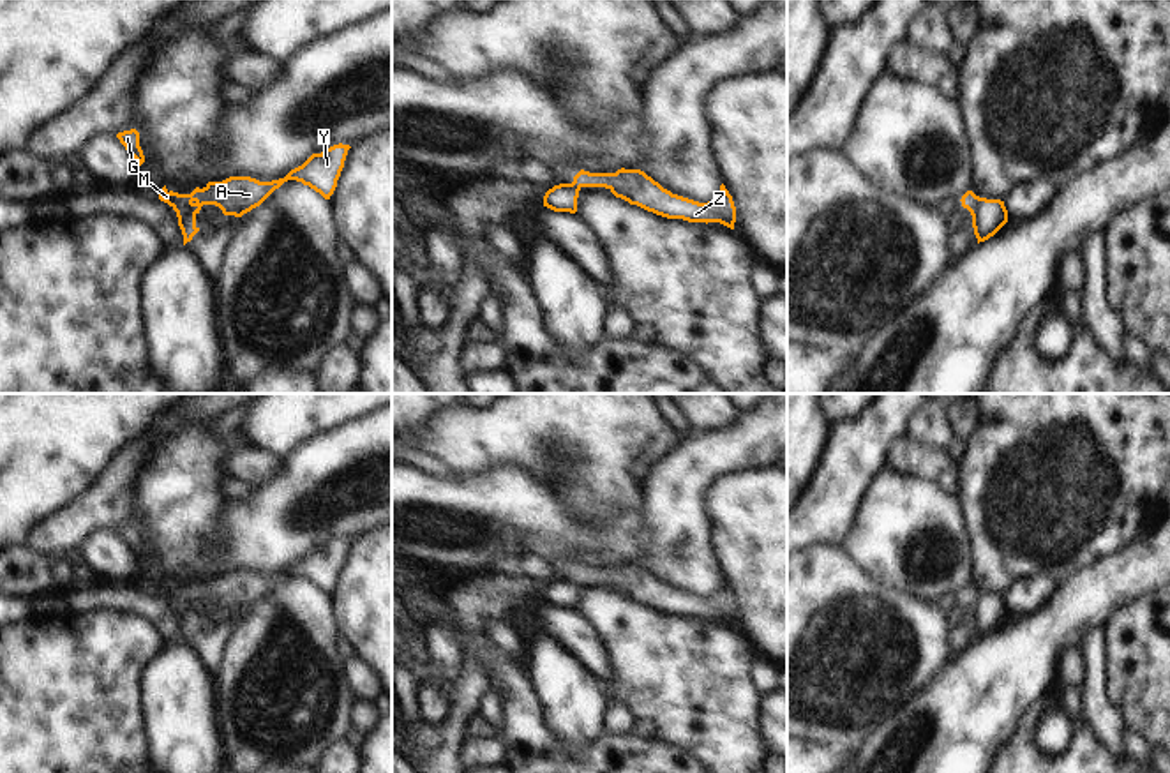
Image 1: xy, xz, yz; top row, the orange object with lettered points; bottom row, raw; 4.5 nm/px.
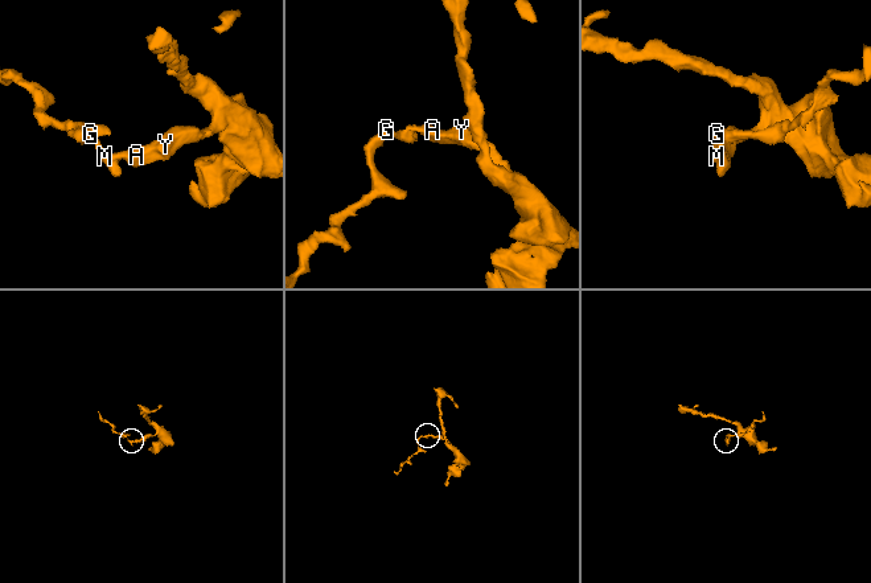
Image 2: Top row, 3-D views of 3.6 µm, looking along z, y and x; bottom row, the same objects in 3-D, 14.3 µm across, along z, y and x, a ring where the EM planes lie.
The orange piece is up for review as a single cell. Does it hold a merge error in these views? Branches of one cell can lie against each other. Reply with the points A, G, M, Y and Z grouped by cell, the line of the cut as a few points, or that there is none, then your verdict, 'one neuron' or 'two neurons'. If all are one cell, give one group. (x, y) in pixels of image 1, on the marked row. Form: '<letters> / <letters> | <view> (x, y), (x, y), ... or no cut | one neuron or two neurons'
A Y Z / G M | xy (180, 195), (186, 202), (202, 205) | two neurons

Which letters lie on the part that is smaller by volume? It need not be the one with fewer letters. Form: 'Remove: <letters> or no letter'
Remove: G, M

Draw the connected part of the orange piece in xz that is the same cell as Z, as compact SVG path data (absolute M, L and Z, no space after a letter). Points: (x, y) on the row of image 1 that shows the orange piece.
M621 168L616 173L589 173L581 169L574 176L574 184L579 187L605 187L616 198L667 219L706 224L720 222L734 229L736 206L724 184L708 203L672 194L641 169Z

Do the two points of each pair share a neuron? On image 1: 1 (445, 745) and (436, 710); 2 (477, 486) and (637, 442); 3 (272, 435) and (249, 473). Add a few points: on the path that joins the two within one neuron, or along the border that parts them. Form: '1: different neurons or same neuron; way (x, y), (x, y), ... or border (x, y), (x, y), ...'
1: different neurons; border (452, 685), (447, 715), (438, 724), (422, 722)
2: different neurons; border (484, 472), (498, 465), (516, 463), (562, 495)
3: different neurons; border (247, 443), (272, 452), (279, 459)

